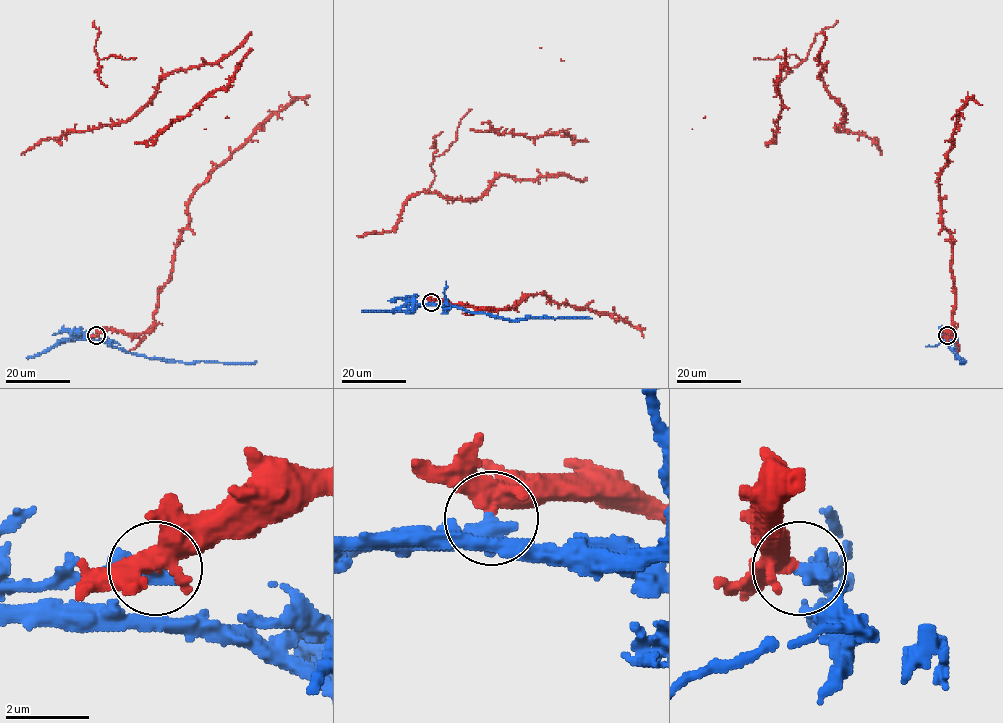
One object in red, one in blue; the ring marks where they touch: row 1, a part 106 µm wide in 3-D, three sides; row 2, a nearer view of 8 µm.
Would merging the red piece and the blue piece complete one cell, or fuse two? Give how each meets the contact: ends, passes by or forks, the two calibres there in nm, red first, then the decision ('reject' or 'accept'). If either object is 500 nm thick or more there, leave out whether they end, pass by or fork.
320 nm thick on the red side, 550 nm on the other; reject

